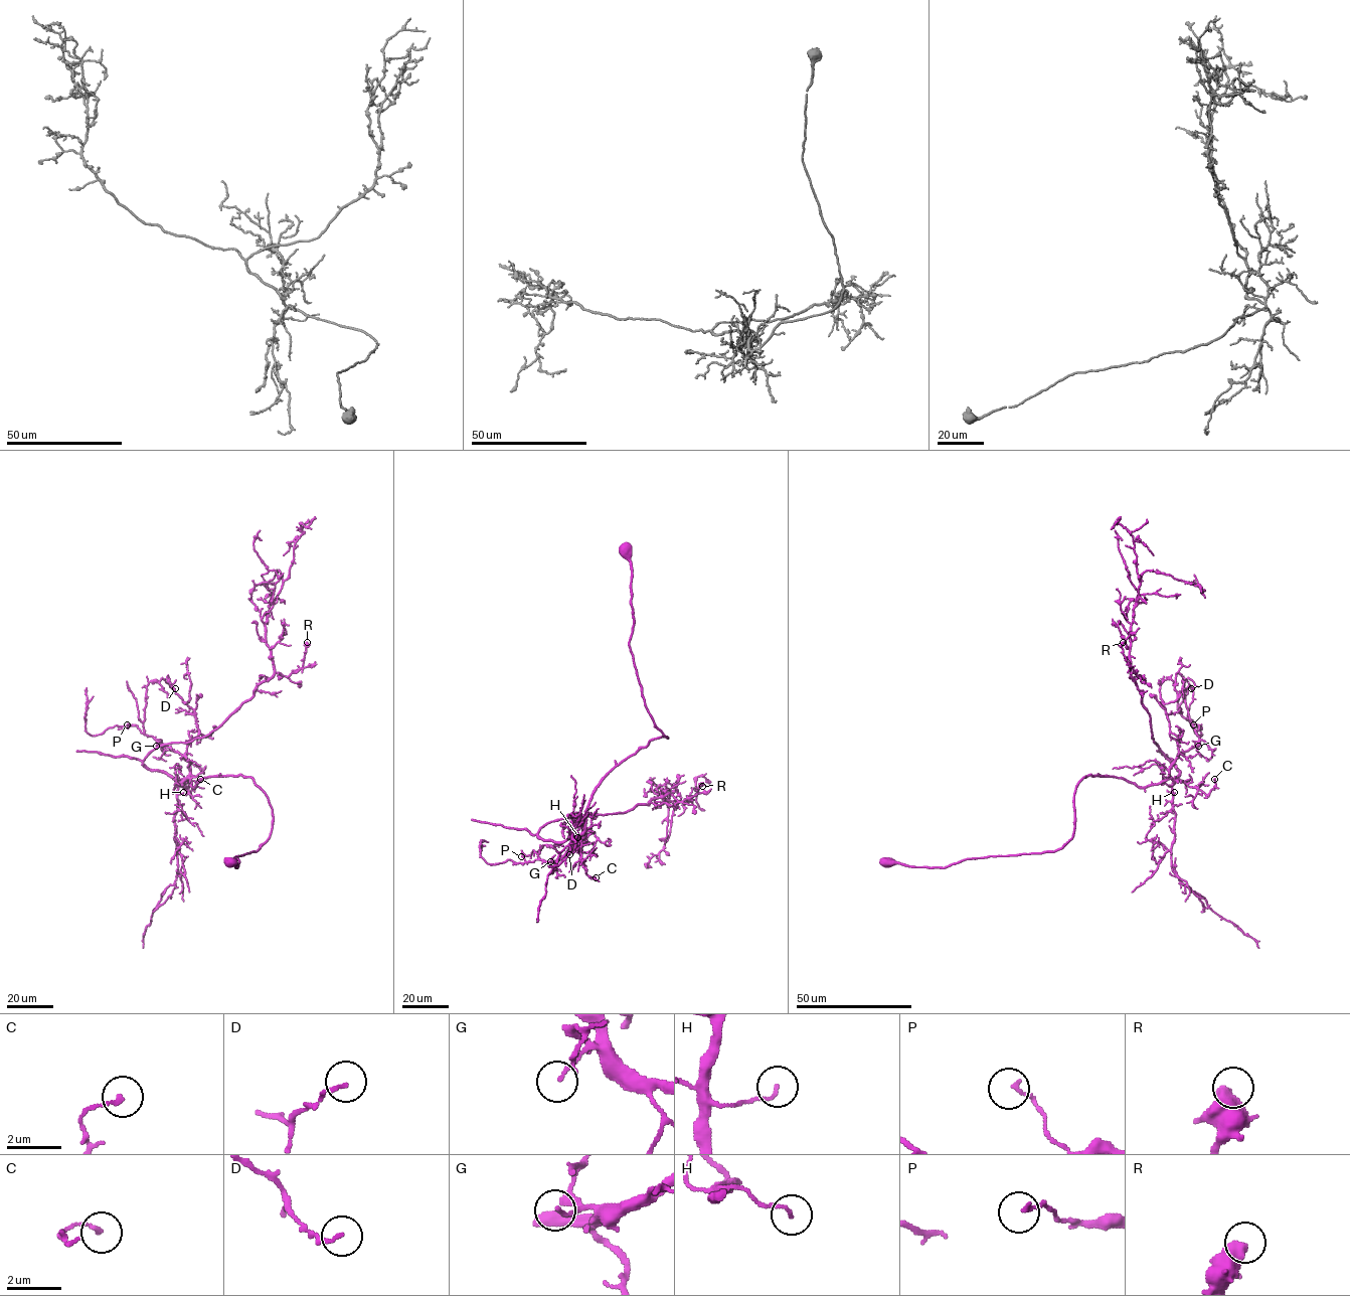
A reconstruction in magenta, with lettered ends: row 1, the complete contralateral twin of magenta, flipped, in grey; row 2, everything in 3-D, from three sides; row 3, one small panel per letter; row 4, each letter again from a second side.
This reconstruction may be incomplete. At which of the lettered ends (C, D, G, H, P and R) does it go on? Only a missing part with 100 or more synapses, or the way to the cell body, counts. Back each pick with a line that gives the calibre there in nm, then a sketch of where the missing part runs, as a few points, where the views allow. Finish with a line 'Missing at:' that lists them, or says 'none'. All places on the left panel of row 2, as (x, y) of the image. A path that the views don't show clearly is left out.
Missing at: none

